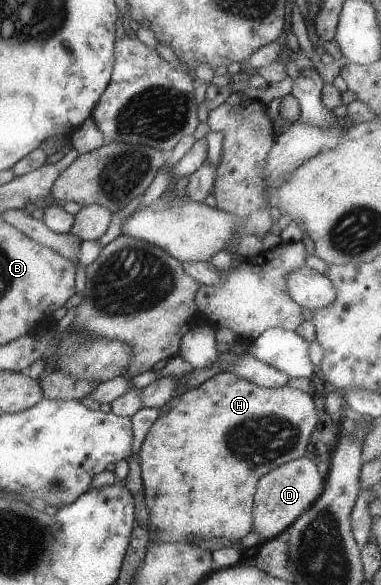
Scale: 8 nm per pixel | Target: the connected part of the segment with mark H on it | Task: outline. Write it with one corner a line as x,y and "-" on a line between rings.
230,371
218,373
212,378
207,379
197,388
190,389
180,395
171,405
168,412
156,419
152,428
146,434
145,440
140,450
140,464
143,476
143,485
145,492
145,502
149,509
149,526
152,529
148,531
150,541
147,546
153,543
154,538
160,542
184,542
190,544
191,538
230,538
232,541
240,540
252,530
252,506
254,506
254,495
257,489
257,482
272,470
303,457
308,448
310,435
314,432
318,424
316,416
316,404
312,402
310,393
300,392
300,389
290,387
287,384
280,387
258,386
254,382
248,382
244,378
236,376

